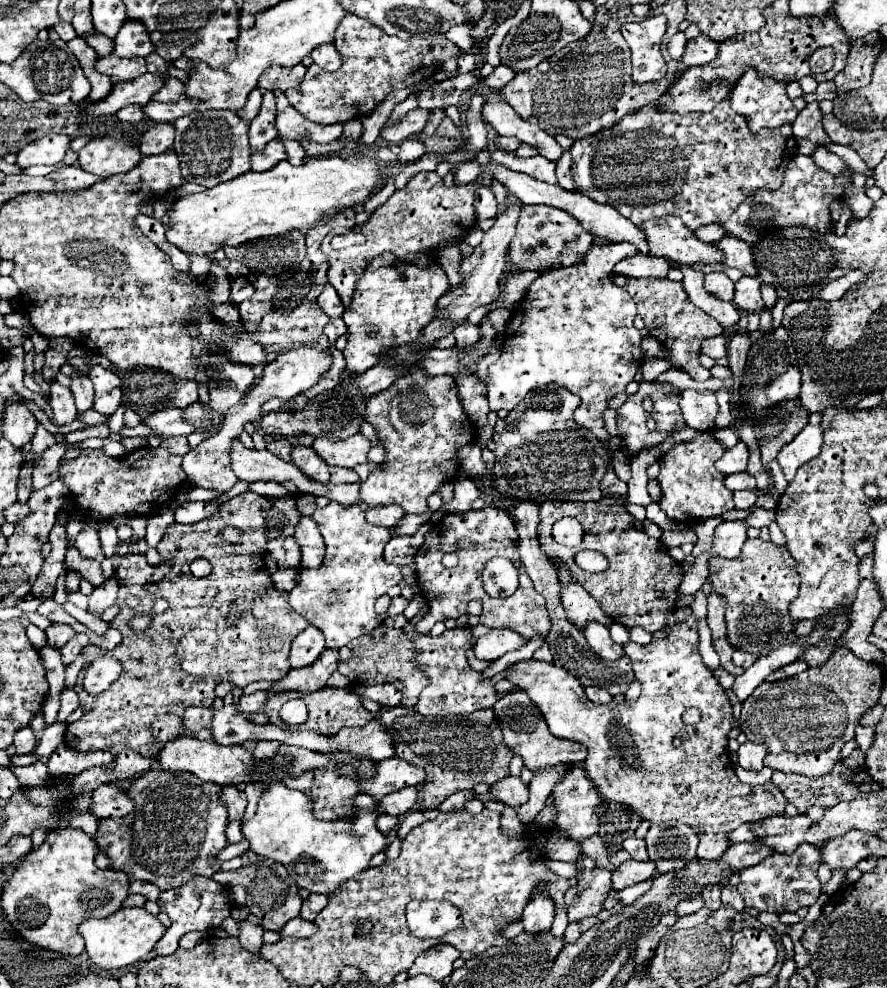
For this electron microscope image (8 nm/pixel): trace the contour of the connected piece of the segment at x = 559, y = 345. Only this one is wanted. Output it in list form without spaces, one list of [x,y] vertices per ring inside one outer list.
[[[627,242],[621,244],[595,244],[585,262],[579,266],[569,266],[561,270],[553,270],[549,274],[541,274],[531,288],[527,290],[525,298],[513,310],[513,318],[505,328],[505,342],[503,352],[495,364],[489,366],[489,384],[487,384],[487,398],[491,410],[513,410],[517,402],[525,398],[527,392],[541,388],[545,384],[557,382],[565,386],[569,392],[581,398],[581,406],[575,412],[575,420],[589,428],[601,442],[607,444],[609,434],[603,426],[603,410],[607,408],[607,400],[617,392],[623,392],[625,386],[633,380],[637,368],[642,362],[641,332],[633,326],[633,318],[637,316],[637,308],[629,292],[611,280],[613,266],[623,260],[625,256],[637,254],[635,246]]]

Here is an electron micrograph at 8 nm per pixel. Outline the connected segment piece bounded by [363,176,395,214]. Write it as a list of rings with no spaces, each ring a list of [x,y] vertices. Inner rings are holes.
[[[389,176],[387,182],[385,182],[385,184],[383,184],[383,186],[381,186],[373,196],[371,196],[365,204],[363,204],[363,206],[365,206],[365,212],[371,214],[371,212],[373,212],[375,208],[379,208],[379,206],[381,206],[381,204],[383,204],[383,202],[393,194],[393,192],[395,192],[395,184],[393,184],[393,178]]]

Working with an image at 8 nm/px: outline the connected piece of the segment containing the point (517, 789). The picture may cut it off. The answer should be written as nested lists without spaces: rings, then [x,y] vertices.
[[[507,776],[507,778],[497,780],[489,788],[489,796],[499,800],[499,802],[503,802],[503,804],[519,808],[529,798],[529,786],[521,778],[517,778],[517,776]]]

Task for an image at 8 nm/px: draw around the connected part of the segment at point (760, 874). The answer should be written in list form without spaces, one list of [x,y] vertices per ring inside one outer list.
[[[801,844],[791,854],[773,854],[759,862],[757,866],[745,868],[739,872],[739,892],[745,898],[747,908],[767,910],[781,914],[785,910],[795,912],[801,906],[813,906],[817,898],[821,896],[821,884],[817,880],[817,868],[819,868],[819,848],[811,844]]]

